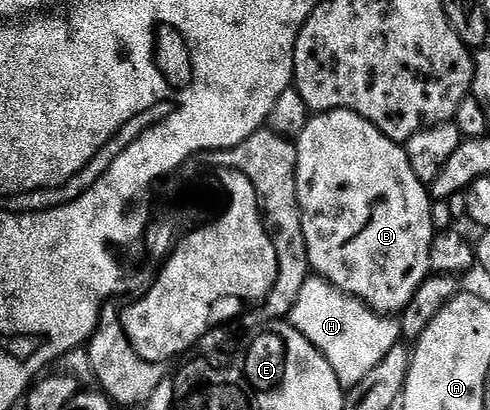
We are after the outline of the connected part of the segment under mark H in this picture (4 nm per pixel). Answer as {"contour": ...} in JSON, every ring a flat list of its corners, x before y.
{"contour":[[315,275,309,276,306,287,302,287,302,295,298,295,298,303,294,303,290,314,290,323,328,360,330,367,334,367,334,375,338,375,345,387,362,383,367,373,382,363,386,351,402,337,395,316,376,313,357,297,335,289,329,281]]}

